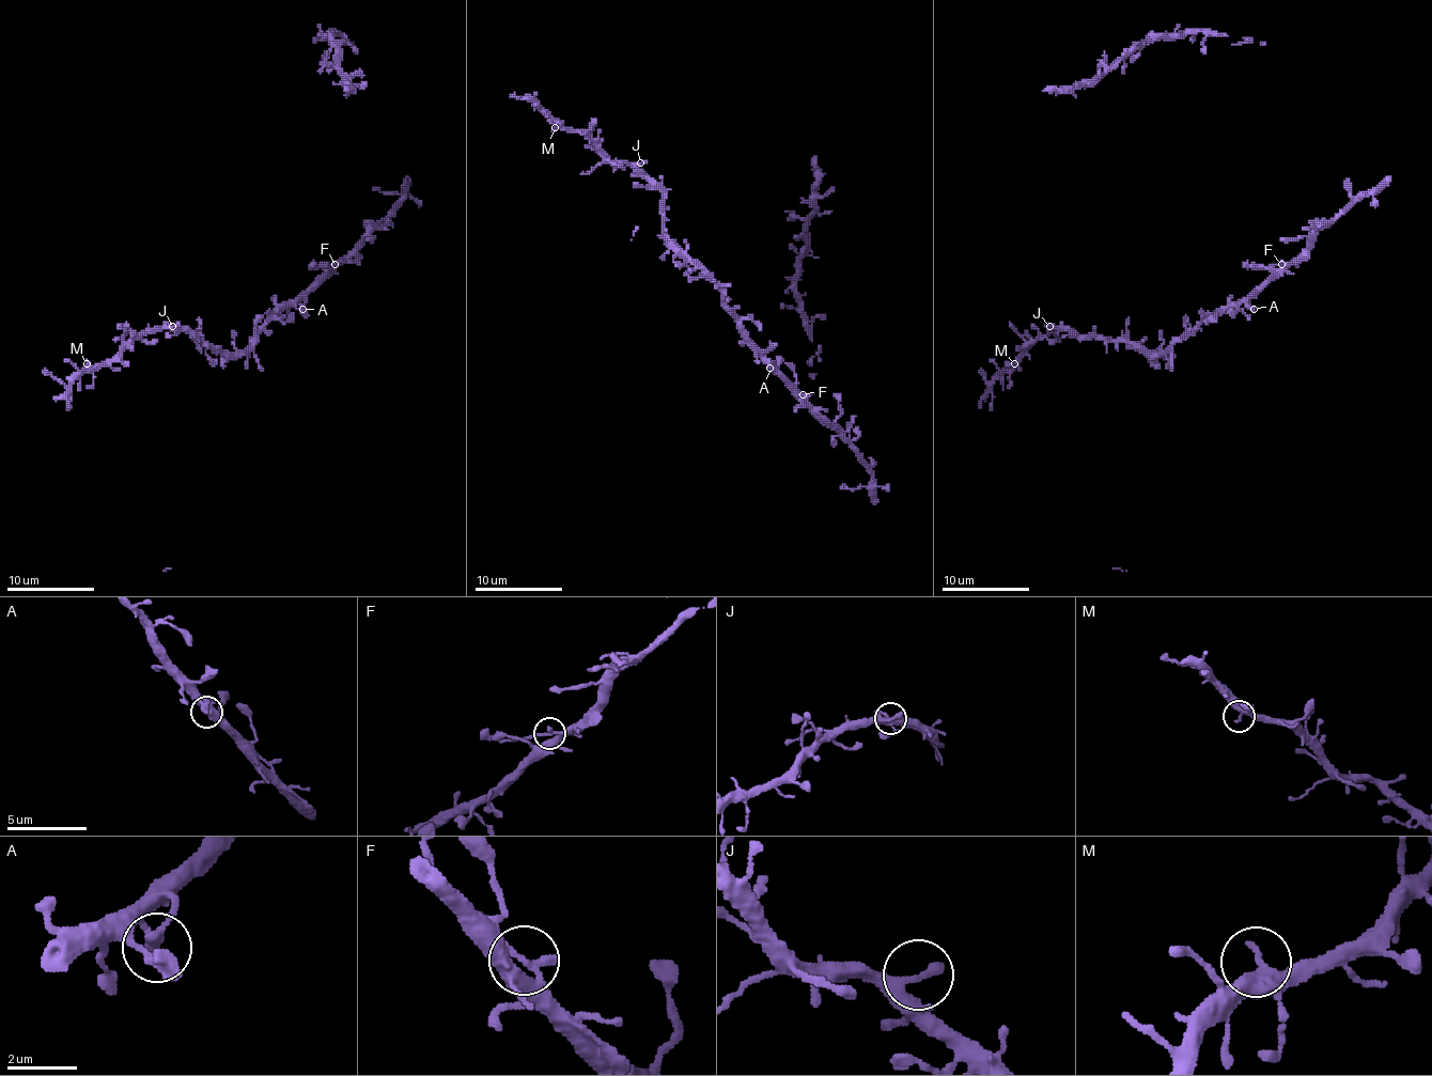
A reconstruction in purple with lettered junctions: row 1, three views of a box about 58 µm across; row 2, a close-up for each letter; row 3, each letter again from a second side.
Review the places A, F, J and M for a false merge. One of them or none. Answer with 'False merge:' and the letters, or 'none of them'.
False merge: F

